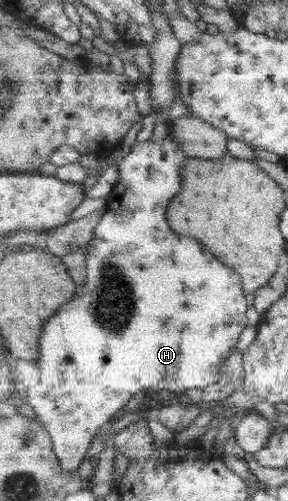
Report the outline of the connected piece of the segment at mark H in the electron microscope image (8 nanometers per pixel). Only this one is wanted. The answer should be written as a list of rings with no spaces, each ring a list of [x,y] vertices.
[[[170,129],[167,130],[165,138],[158,142],[137,141],[131,145],[128,154],[118,164],[119,183],[109,194],[108,208],[96,226],[93,240],[87,246],[87,282],[83,289],[77,289],[75,300],[62,306],[61,310],[54,314],[44,326],[40,340],[40,359],[37,362],[37,367],[41,370],[41,384],[39,384],[39,390],[29,390],[27,394],[29,394],[29,402],[33,404],[35,412],[43,420],[45,428],[51,432],[53,444],[57,444],[55,450],[57,450],[57,456],[63,460],[61,466],[64,470],[79,469],[87,450],[91,448],[89,444],[95,440],[97,430],[101,430],[101,426],[105,422],[109,422],[123,406],[127,406],[129,400],[138,396],[139,392],[143,392],[143,390],[168,390],[172,393],[183,394],[185,390],[191,390],[191,388],[211,388],[219,380],[224,362],[232,356],[233,349],[238,346],[240,336],[249,326],[249,307],[247,307],[249,304],[245,300],[246,292],[244,291],[244,283],[241,282],[243,280],[241,276],[235,270],[231,270],[231,267],[223,266],[211,254],[211,250],[205,248],[201,242],[197,242],[195,238],[179,236],[177,232],[173,232],[169,228],[169,222],[167,222],[168,206],[182,189],[183,176],[185,176],[184,166],[188,158],[188,154],[185,154],[185,151],[180,147],[180,142],[172,136]]]

